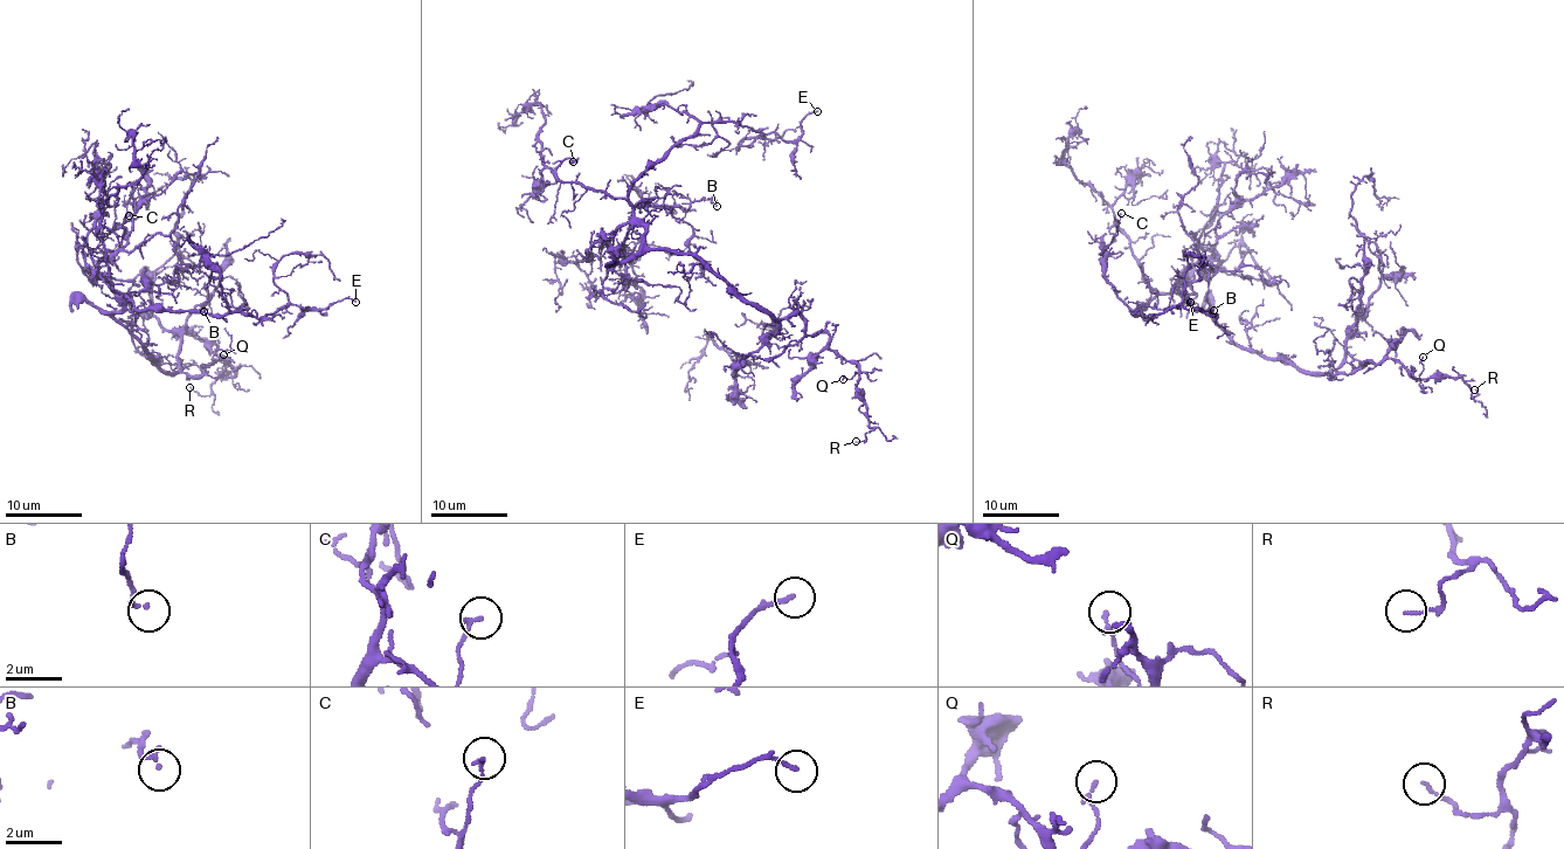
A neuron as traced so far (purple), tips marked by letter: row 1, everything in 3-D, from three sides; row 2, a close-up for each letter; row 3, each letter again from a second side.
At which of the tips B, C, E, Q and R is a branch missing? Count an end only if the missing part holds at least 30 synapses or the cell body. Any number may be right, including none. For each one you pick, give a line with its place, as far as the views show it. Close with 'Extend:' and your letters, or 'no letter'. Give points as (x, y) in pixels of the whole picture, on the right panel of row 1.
Extend: no letter

